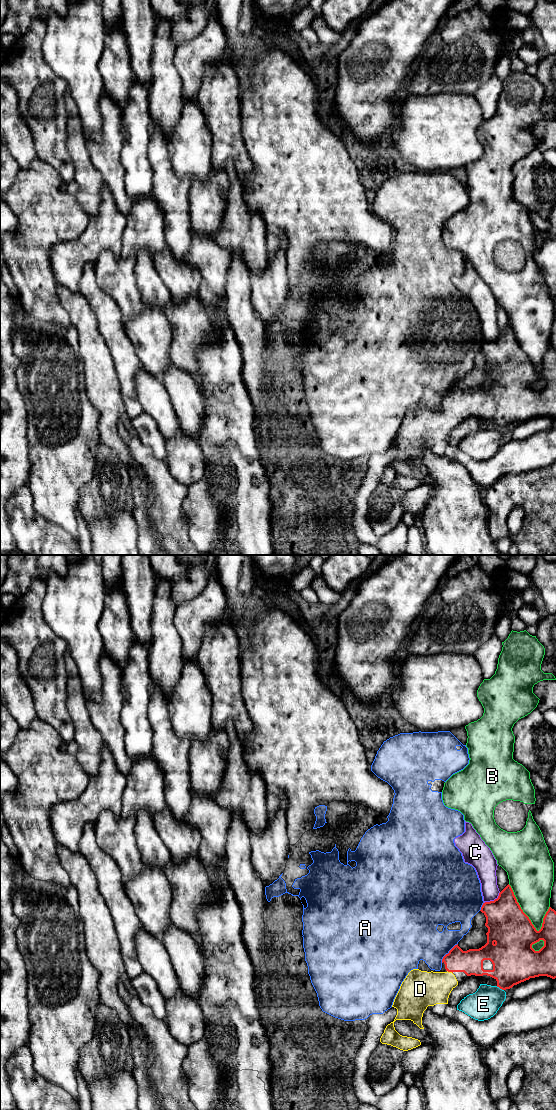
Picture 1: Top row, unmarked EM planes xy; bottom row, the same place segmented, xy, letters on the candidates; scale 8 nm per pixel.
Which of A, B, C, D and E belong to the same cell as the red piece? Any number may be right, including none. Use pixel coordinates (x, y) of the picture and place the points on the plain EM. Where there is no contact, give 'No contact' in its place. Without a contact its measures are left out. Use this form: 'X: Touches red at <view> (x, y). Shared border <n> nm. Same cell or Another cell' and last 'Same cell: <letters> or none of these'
A: Touches red at xy (448, 393). Shared border 200 nm. Another cell
B: Touches red at xy (520, 348). Shared border 460 nm. Another cell
C: Touches red at xy (494, 340). Shared border 160 nm. Another cell
D: Touches red at xy (450, 411). Shared border 50 nm. Same cell
E: Touches red at xy (500, 428). Shared border 70 nm. Another cell
Same cell: D

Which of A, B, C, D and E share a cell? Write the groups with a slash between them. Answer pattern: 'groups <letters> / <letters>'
groups A / B / C / D / E

